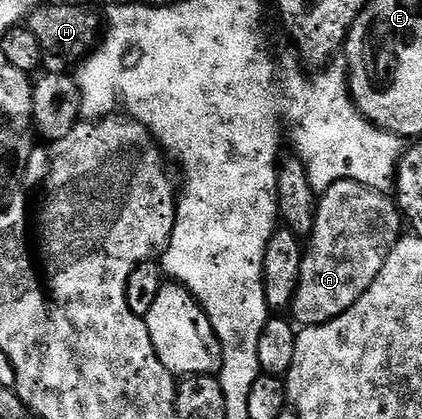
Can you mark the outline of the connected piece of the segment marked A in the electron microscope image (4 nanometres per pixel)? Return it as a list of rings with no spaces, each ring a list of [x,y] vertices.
[[[347,179],[334,183],[327,191],[321,192],[314,212],[314,228],[302,256],[300,281],[292,304],[293,322],[302,327],[318,327],[343,315],[370,288],[388,253],[403,234],[402,227],[404,228],[403,216],[398,210],[397,202],[389,194],[374,191]]]

